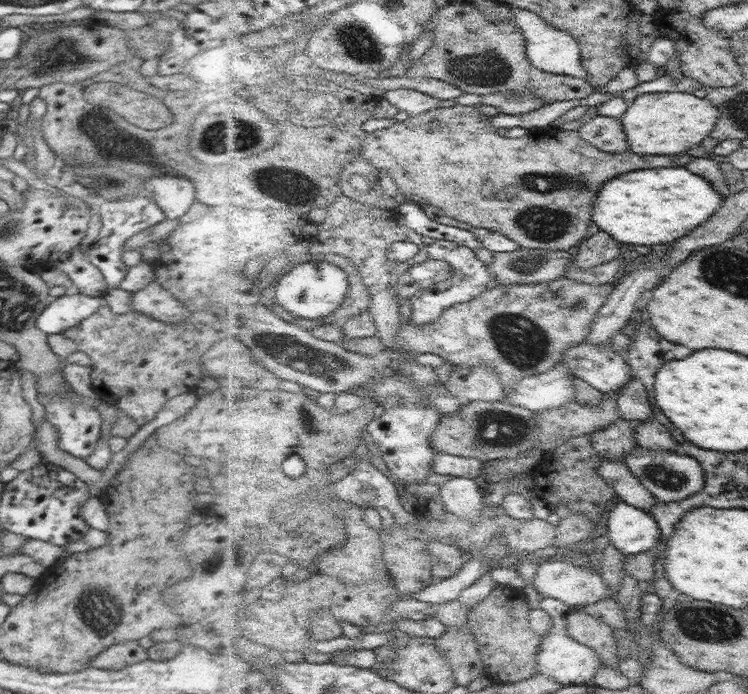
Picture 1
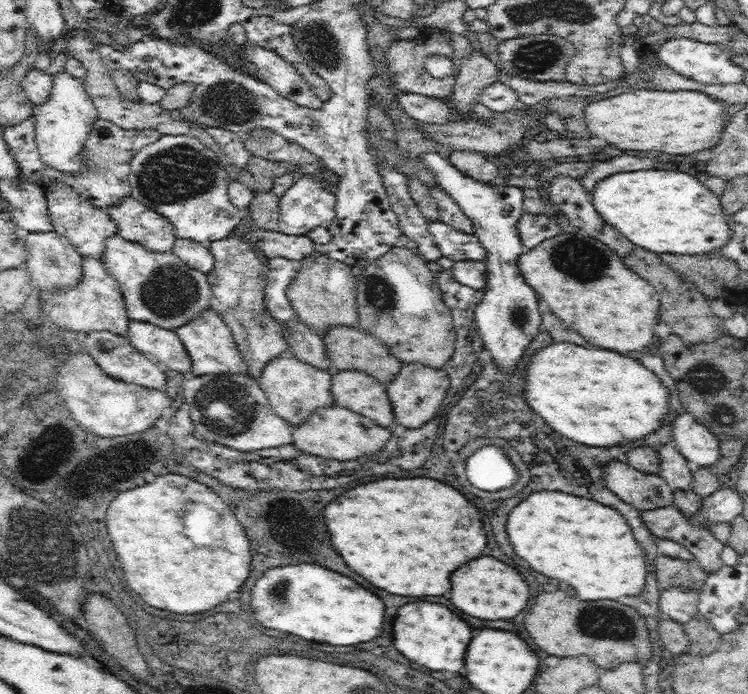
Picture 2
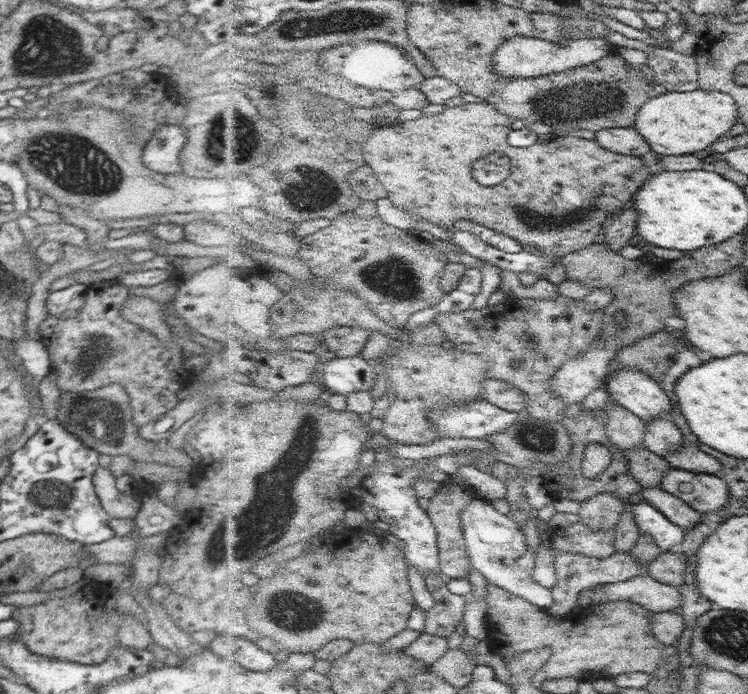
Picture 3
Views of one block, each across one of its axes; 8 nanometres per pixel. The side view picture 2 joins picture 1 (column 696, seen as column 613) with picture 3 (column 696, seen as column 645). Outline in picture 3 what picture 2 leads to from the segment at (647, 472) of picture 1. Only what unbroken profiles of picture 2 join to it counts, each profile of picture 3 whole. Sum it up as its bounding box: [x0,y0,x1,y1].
[662,468,730,513]

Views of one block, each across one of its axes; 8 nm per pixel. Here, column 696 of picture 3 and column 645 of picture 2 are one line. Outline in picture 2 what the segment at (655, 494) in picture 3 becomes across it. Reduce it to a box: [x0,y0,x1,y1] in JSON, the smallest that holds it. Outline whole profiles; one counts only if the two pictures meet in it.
[640,505,726,575]

